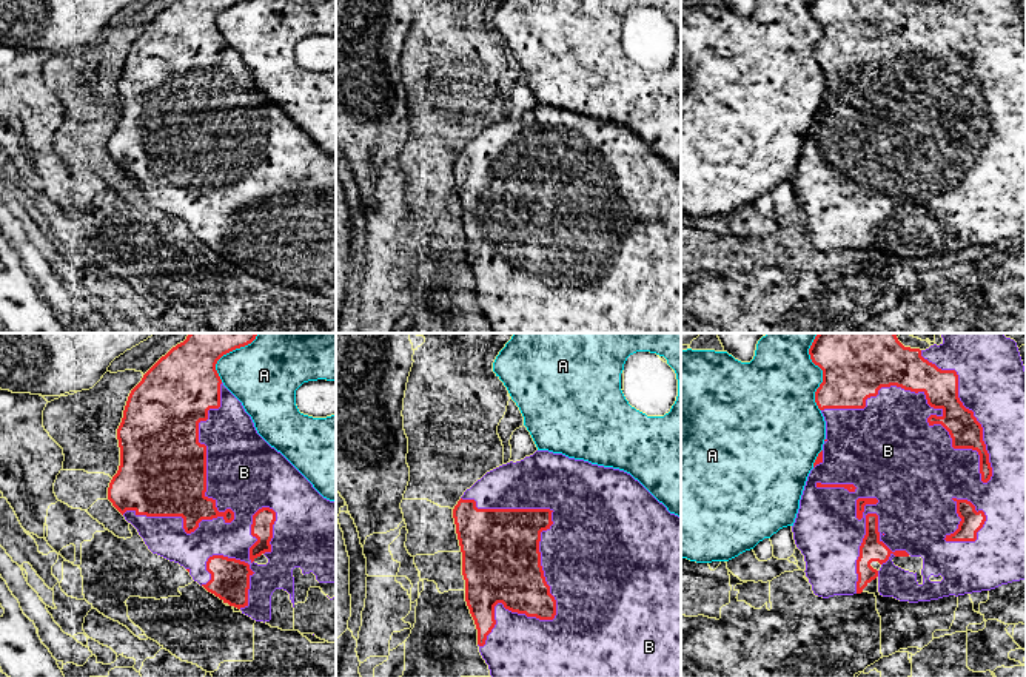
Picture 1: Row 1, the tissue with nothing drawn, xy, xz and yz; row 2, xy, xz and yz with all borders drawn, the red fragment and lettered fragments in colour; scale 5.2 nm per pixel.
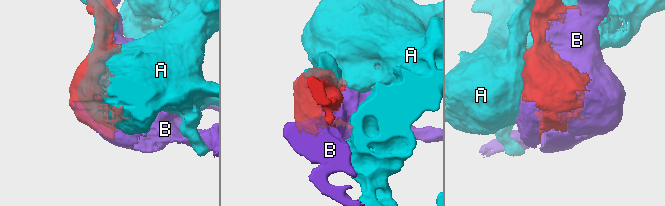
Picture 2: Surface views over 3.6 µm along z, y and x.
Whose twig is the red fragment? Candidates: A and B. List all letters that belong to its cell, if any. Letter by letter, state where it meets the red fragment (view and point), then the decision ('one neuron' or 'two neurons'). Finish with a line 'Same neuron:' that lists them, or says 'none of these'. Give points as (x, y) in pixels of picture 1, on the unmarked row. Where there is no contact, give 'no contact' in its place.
A: contact yz (823, 33); two neurons
B: contact yz (935, 62); one neuron
Same neuron: B

